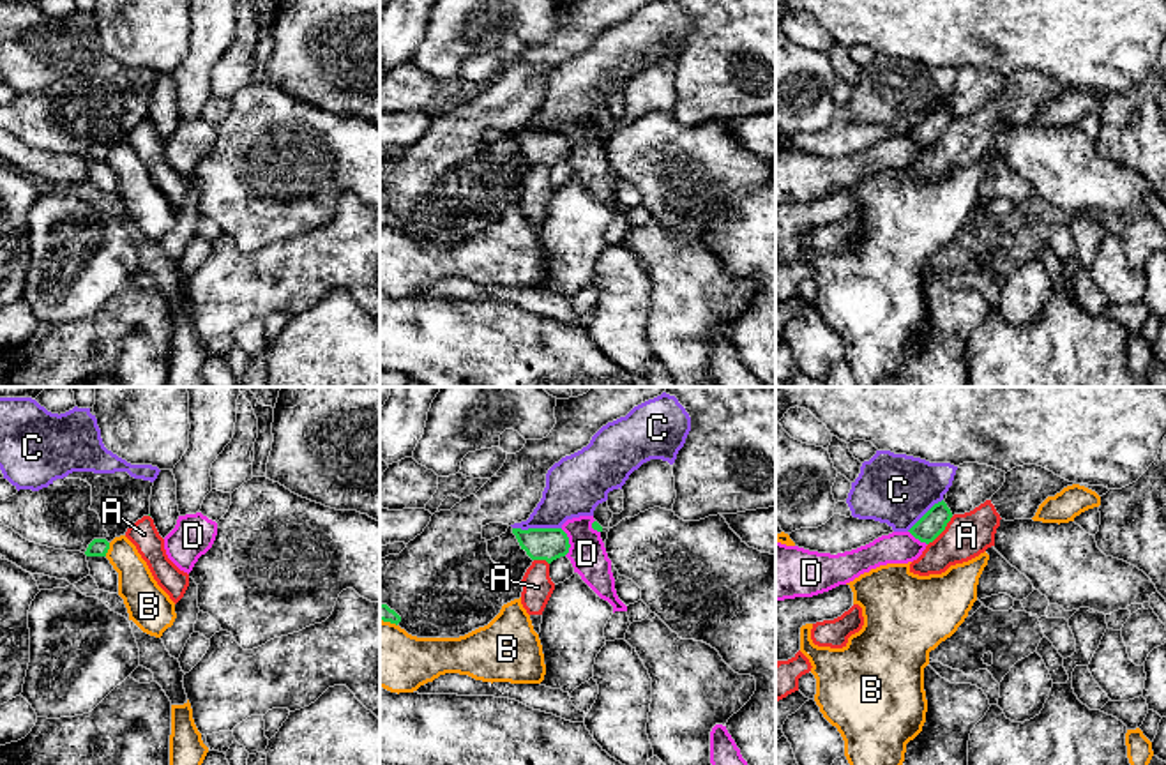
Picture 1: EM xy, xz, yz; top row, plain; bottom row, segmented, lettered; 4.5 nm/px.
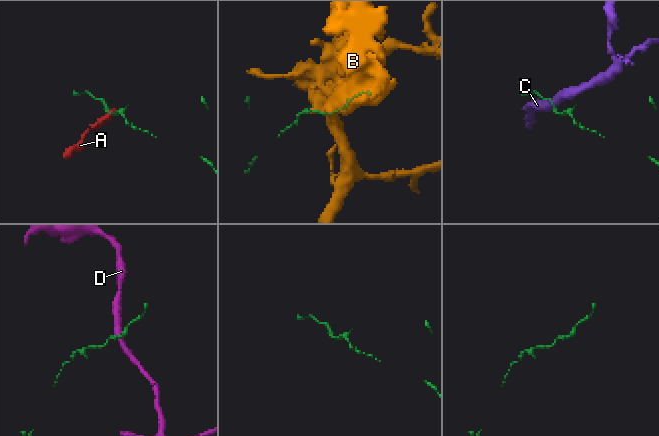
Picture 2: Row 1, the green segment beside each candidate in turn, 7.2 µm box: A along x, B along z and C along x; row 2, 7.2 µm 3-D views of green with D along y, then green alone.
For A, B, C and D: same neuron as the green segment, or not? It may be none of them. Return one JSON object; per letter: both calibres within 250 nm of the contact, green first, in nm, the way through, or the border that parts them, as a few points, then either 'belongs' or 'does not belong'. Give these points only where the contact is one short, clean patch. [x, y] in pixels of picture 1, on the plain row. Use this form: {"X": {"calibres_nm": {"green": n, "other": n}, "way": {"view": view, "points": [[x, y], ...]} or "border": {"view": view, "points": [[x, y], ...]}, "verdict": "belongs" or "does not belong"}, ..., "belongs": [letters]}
{"A": {"calibres_nm": {"green": 110, "other": 200}, "border": {"view": "yz", "points": [[953, 121], [928, 149]]}, "verdict": "does not belong"}, "B": {"calibres_nm": {"green": 80, "other": 170}, "verdict": "does not belong"}, "C": {"calibres_nm": {"green": 150, "other": 260}, "verdict": "does not belong"}, "D": {"calibres_nm": {"green": 150, "other": 170}, "border": {"view": "xz", "points": [[560, 133], [569, 149], [566, 159]]}, "verdict": "does not belong"}, "belongs": []}

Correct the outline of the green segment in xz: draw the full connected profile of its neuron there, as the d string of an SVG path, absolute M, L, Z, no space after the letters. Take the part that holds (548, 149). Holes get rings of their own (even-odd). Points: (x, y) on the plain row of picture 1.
M512 133L512 138L532 164L546 164L551 168L565 161L571 152L569 141L562 133Z

